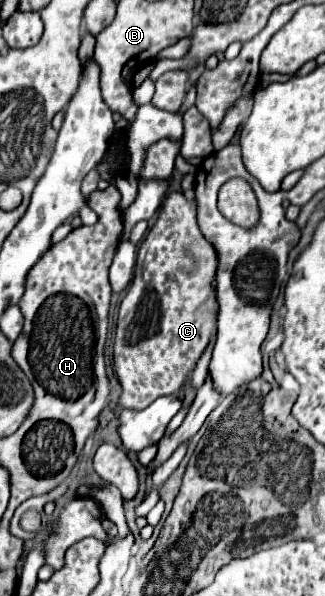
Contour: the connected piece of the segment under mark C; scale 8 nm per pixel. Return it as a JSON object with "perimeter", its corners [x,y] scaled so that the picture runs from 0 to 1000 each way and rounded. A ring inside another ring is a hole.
{"perimeter":[[[517,320],[480,374],[425,414],[418,458],[363,525],[351,565],[351,626],[375,646],[363,686],[443,686],[492,663],[542,659],[560,649],[566,636],[585,629],[609,599],[646,576],[652,555],[665,552],[671,508],[652,488],[658,461],[665,424],[609,384],[603,341],[578,337],[560,320]]]}

